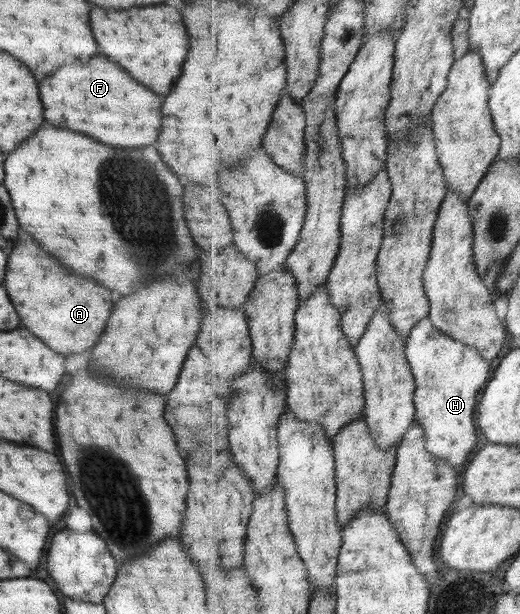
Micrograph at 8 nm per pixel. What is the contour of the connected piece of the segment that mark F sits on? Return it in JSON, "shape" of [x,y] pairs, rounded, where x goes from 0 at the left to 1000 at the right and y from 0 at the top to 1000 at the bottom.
{"shape":[[[177,93],[165,103],[127,103],[104,122],[73,135],[85,194],[104,207],[162,217],[212,239],[277,239],[308,213],[308,161],[258,135],[231,109],[200,93]]]}

